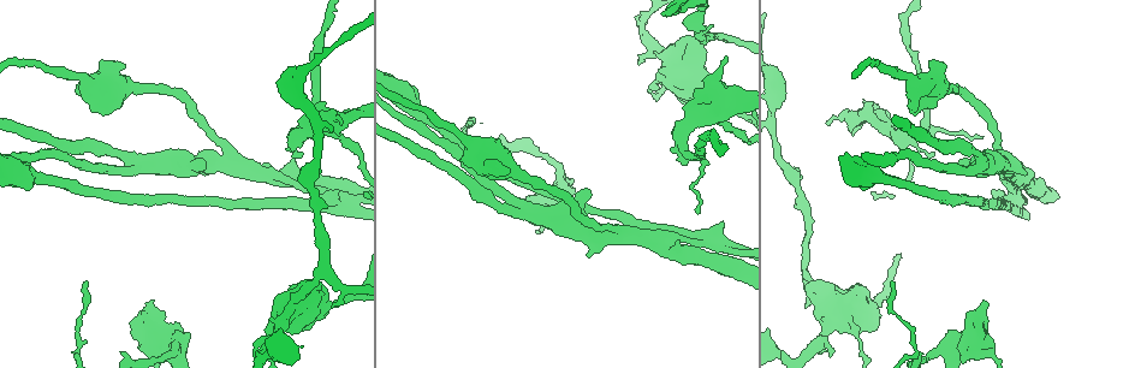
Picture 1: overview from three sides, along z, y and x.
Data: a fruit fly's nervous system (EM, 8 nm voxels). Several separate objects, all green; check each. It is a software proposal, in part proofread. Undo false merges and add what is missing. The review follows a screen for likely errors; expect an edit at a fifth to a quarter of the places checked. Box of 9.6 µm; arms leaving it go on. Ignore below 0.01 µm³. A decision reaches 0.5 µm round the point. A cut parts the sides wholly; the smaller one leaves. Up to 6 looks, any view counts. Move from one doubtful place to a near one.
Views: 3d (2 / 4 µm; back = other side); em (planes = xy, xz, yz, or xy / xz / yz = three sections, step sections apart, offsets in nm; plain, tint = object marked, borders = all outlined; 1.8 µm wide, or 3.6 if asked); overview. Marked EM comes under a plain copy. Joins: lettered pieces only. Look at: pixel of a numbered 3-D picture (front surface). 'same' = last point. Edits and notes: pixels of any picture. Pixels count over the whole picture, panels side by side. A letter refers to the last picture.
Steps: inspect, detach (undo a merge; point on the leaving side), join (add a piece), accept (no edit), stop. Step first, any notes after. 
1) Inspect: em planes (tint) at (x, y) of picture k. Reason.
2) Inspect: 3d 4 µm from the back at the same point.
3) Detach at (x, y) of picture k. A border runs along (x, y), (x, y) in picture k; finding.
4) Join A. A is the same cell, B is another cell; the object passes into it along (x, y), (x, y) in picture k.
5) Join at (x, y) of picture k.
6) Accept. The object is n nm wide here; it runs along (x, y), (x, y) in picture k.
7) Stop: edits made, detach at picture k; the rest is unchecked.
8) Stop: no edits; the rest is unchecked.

Inspect: em planes (borders) at (87, 281) of picture 1. Tapers out.

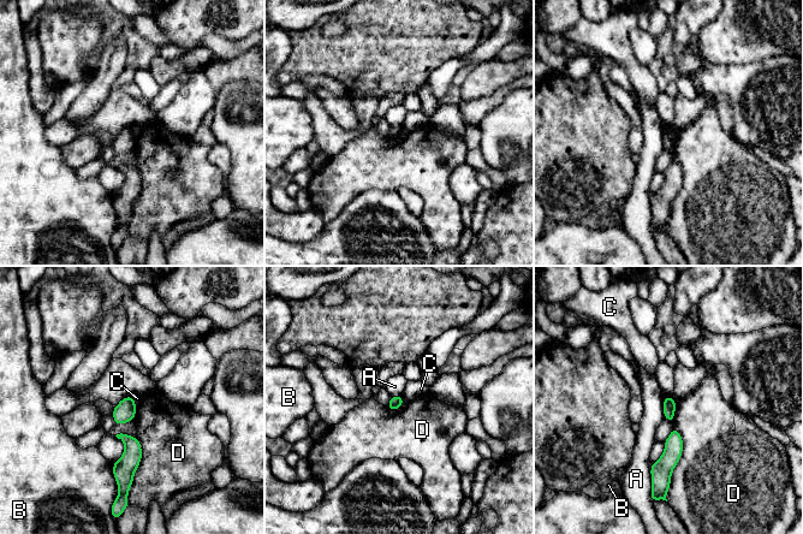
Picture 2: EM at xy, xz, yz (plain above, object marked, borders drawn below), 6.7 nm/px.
Accept. A, B, C and D are other cells; a border runs along (400, 396), (404, 401) in picture 2; none of them fits.

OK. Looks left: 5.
Inspect: em xz step 8 (borders) at (654, 84) of picture 1. Thick turns thin.

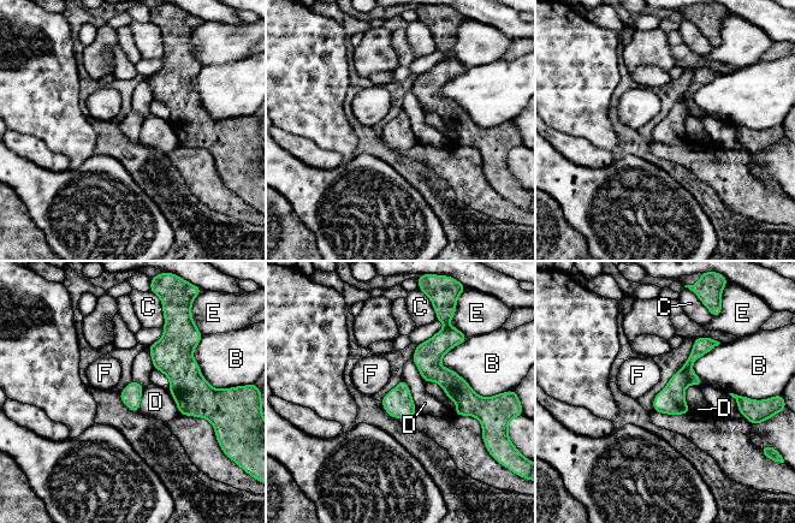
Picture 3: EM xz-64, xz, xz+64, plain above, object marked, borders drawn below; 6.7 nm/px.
Inspect: em planes (borders) at the same point. Another direction.

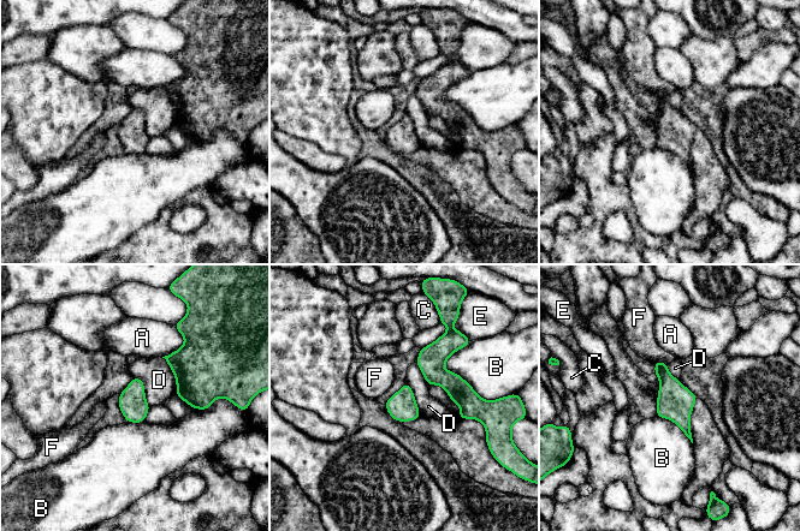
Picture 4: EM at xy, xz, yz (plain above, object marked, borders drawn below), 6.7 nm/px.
Accept. A, B, C, D, E and F are other cells; a border runs along (161, 357), (175, 376), (176, 393) in picture 4; all the same cell.

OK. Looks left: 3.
Inspect: 3d 4 µm at (556, 201) of picture 1. Sudden change in width.

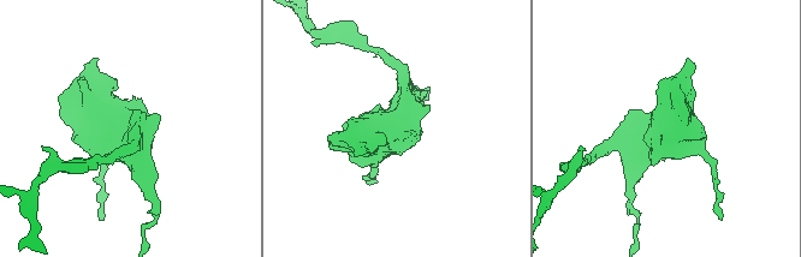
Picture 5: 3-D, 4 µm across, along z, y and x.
Inspect: em 3.6 µm planes (tint) at (658, 134) of picture 5. Now the EM.

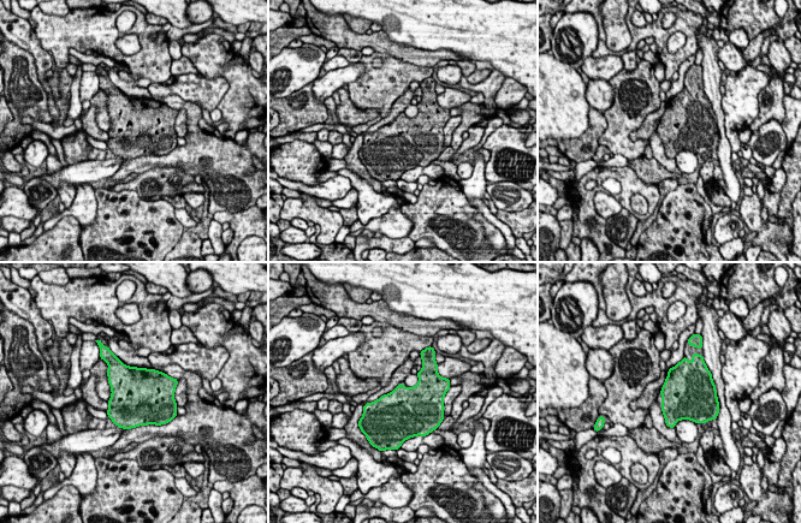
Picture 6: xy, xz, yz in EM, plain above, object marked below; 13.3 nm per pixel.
Inspect: em 3.6 µm planes (borders) at the same point.

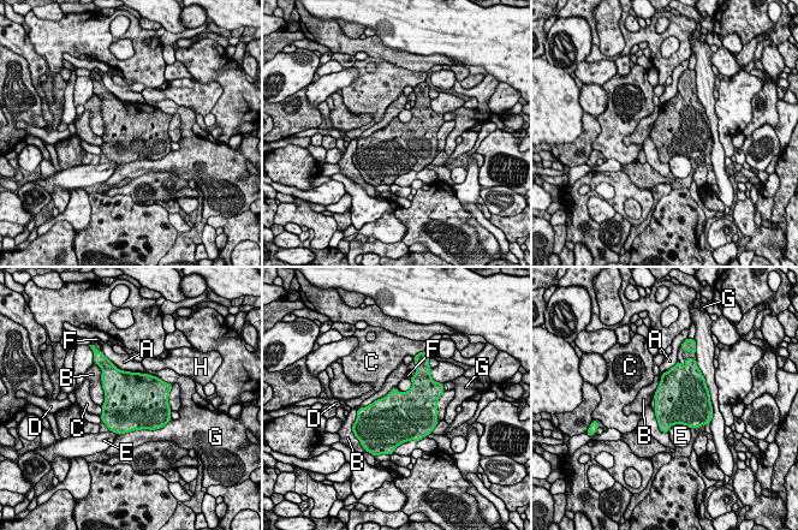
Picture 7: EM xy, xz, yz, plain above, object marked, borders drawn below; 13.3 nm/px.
Accept. A, B, C, D, E, F, G and H are other cells; a border runs along (395, 386), (356, 411) in picture 7; continuous, no second cell.

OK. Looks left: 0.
Stop: no edits; the rest is unchecked.

